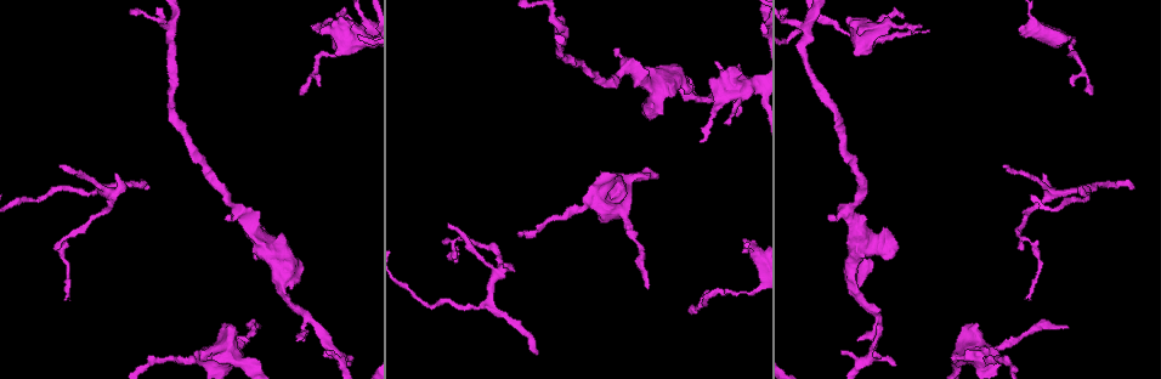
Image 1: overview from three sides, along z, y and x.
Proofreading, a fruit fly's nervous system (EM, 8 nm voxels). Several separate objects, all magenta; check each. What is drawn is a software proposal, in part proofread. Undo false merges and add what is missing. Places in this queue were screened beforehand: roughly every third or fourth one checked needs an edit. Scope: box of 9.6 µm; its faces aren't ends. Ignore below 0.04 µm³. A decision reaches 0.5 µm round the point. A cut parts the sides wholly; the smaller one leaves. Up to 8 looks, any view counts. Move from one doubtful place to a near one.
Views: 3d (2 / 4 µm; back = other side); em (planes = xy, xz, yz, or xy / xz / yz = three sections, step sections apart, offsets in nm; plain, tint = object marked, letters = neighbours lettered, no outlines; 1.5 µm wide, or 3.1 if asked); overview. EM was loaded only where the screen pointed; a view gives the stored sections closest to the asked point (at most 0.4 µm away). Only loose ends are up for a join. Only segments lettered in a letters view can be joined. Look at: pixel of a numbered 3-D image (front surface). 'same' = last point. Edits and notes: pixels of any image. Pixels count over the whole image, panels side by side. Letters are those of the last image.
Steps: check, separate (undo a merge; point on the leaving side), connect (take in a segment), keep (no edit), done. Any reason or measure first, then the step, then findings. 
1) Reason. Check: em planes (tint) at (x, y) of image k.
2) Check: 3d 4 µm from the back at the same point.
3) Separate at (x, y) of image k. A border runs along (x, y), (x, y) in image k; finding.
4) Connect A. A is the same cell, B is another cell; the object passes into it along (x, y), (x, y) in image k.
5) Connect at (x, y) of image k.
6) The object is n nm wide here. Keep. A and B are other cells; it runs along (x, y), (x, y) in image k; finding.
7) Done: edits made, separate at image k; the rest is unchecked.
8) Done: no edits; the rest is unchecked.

Thick end. Check: em xz step 4 (tint) at (609, 174) of image 1.

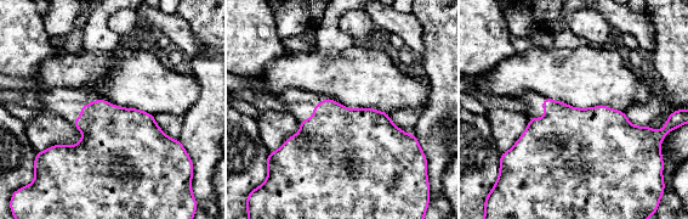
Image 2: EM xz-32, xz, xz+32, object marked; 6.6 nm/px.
See the neighbours. Check: em xz step 4 (letters) at the same point.

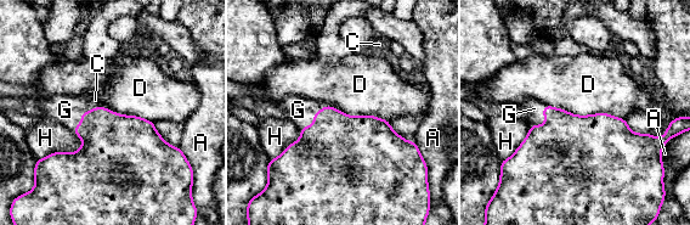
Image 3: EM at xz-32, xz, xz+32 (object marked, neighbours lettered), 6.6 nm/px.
Connect G. G is the same cell, A, C, D and H are other cells; the object passes into it along (335, 153), (315, 122), (298, 110) in image 3; the neuron continues.

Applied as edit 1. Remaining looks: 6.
Redraw. Check: overview.

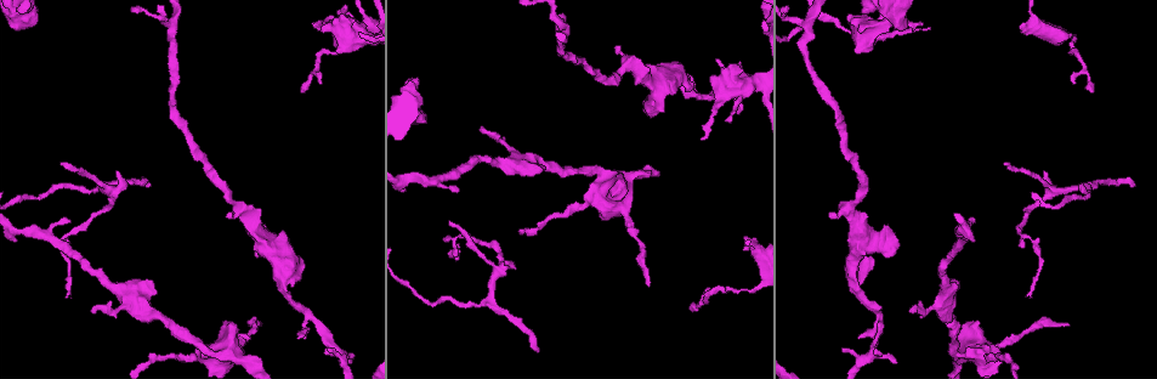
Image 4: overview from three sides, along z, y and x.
Tapers out. Check: em xz step 8 (tint) at (707, 287) of image 4.

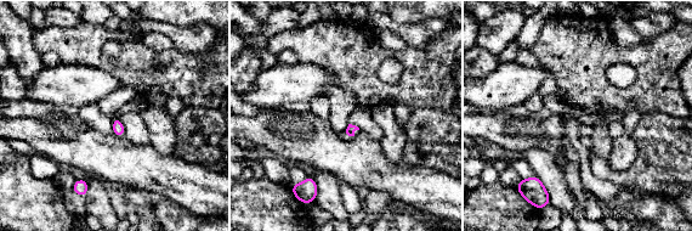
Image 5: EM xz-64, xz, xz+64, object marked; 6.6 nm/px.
Cut it another way. Check: em planes (letters) at the same point.

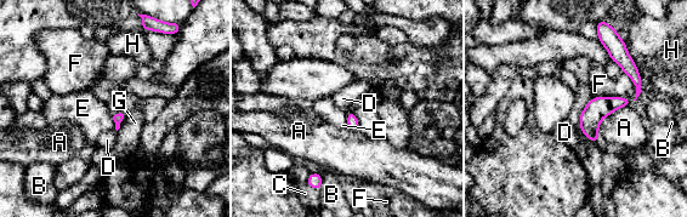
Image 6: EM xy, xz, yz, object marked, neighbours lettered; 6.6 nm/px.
Keep. A, B, C, D, E, F, G and H are other cells; a border runs along (346, 112), (347, 127) in image 6; none of them fits.

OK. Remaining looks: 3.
Done: edits made, connect at image 3; the rest is unchecked.

